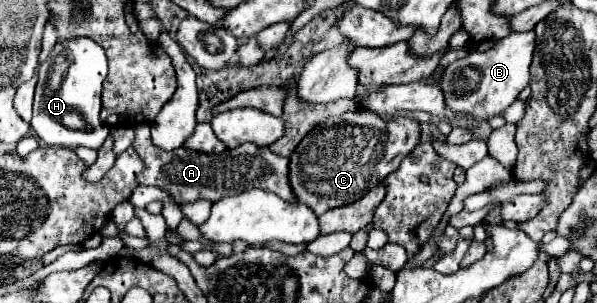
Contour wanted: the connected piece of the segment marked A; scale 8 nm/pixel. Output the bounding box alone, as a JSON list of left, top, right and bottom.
[132,123,294,203]

